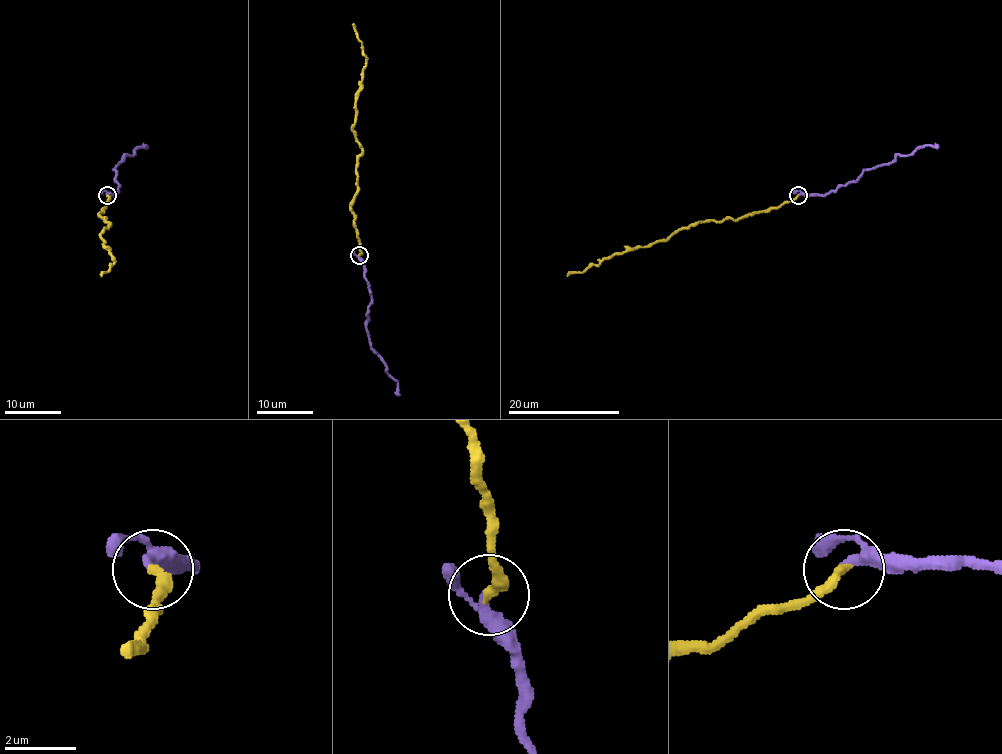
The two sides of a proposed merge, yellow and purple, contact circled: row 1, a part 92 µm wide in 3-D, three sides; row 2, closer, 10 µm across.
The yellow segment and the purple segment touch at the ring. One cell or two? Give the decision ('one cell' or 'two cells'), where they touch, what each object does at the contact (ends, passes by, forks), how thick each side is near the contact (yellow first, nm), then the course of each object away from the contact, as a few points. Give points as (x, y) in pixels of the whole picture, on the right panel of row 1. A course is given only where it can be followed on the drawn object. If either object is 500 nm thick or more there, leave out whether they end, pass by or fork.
one cell; at (798, 195); yellow ends there; purple passes by; 320 nm thick on the yellow side, 240 nm on the other; yellow runs (797, 196), (750, 215), (689, 224), (667, 238), (612, 253), (597, 264), (566, 276); purple runs (797, 196), (834, 192), (865, 171), (890, 164), (898, 155), (912, 154), (925, 145), (939, 147)

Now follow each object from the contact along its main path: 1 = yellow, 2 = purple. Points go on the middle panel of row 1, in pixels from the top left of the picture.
1: (359, 254), (350, 201), (357, 190), (356, 158), (362, 152), (353, 130), (356, 92), (366, 61), (353, 23)
2: (359, 254), (371, 295), (366, 322), (370, 347), (397, 382), (398, 396)

